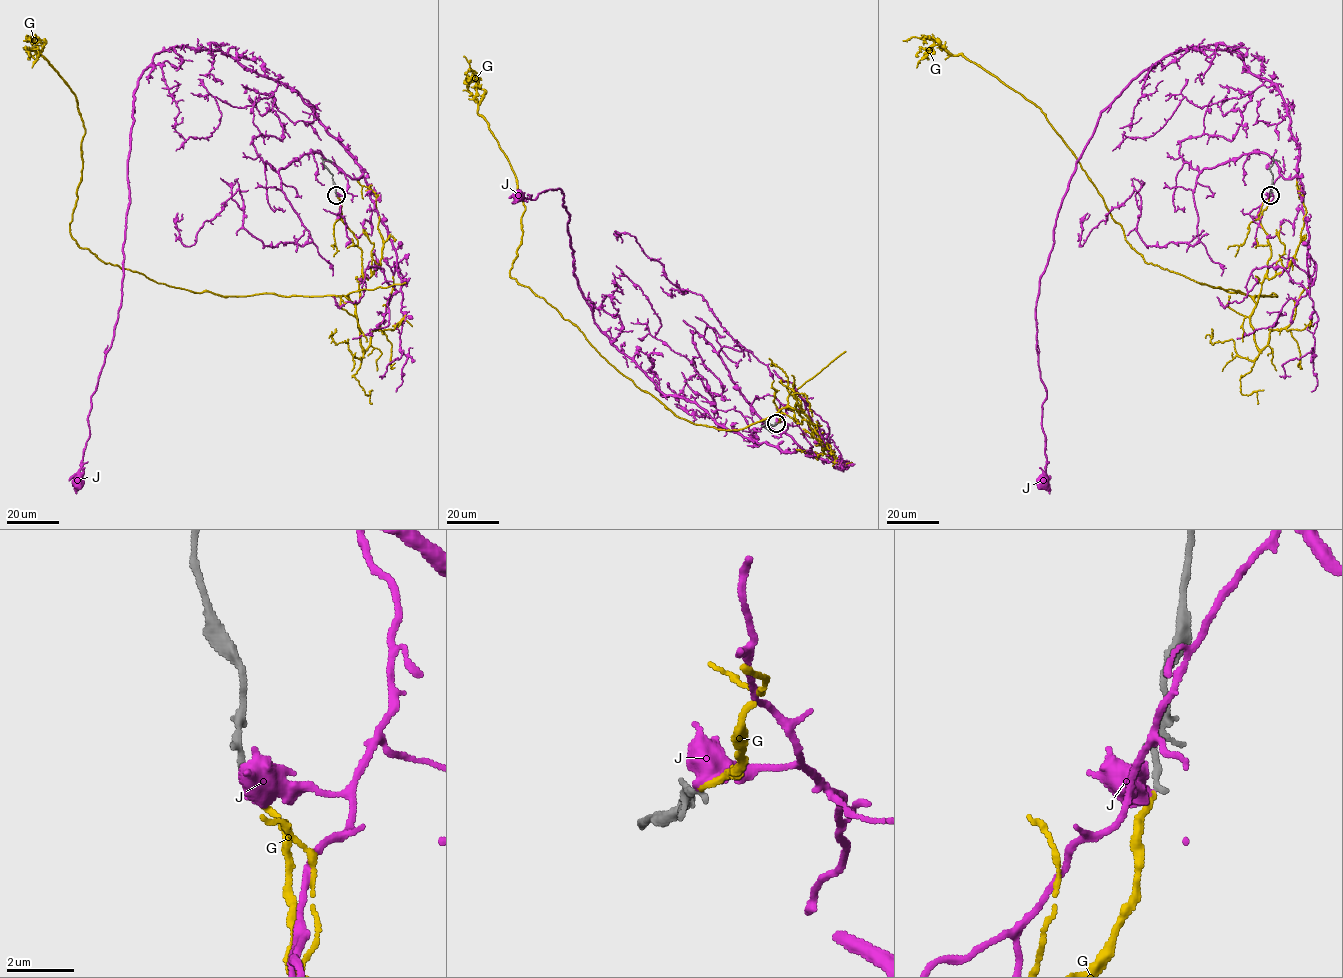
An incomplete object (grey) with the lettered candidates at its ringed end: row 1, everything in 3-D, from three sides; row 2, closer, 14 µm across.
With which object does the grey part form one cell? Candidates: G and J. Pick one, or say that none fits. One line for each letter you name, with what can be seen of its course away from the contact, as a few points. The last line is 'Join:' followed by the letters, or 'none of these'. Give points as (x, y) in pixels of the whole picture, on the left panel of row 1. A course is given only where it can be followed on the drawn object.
G: via (336, 196), (362, 252), (356, 304), (194, 293), (104, 263), (70, 231), (85, 133), (76, 98), (23, 40)
Join: G

